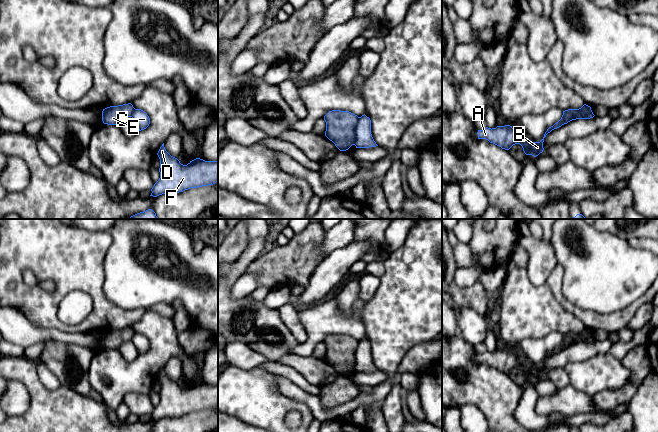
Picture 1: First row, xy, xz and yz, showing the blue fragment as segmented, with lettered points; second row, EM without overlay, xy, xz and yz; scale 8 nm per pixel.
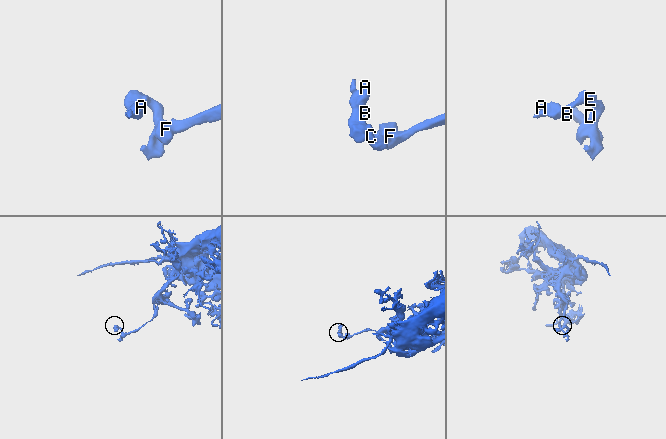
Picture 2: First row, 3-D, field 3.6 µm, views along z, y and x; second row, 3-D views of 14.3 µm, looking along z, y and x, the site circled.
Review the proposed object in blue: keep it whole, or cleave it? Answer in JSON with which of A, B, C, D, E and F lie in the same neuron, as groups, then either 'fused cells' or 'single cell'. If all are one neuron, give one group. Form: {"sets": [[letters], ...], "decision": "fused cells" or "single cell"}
{"sets": [["A", "B", "E"], ["C", "D", "F"]], "decision": "fused cells"}

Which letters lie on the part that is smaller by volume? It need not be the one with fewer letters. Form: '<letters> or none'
A, B, E

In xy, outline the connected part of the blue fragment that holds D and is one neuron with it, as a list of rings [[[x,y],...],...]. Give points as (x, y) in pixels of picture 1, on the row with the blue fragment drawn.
[[[164,143],[157,155],[160,159],[160,178],[152,187],[150,196],[179,193],[190,188],[213,185],[218,181],[218,161],[196,158],[183,165],[166,151]]]

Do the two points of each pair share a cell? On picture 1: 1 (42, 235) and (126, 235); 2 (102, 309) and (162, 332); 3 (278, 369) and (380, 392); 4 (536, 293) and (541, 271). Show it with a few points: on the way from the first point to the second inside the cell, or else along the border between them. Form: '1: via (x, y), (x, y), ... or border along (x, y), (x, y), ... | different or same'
1: border along (109, 231), (112, 243), (105, 258) | different
2: border along (146, 310), (130, 326) | different
3: border along (277, 375), (288, 377), (301, 388), (313, 394) | different
4: border along (525, 269), (528, 279), (533, 284), (545, 283) | different

